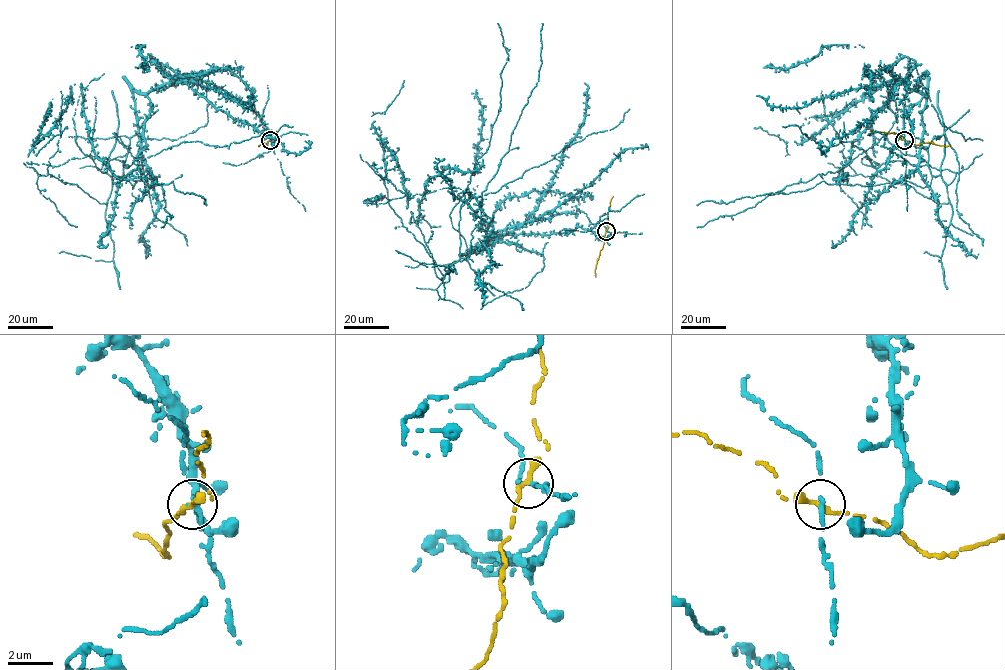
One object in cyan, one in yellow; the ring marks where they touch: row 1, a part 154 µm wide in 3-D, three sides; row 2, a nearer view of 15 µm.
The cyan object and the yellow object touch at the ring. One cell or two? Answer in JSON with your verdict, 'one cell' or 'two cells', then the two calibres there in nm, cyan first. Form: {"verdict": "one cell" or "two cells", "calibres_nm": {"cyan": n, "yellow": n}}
{"verdict": "two cells", "calibres_nm": {"cyan": 280, "yellow": 240}}

